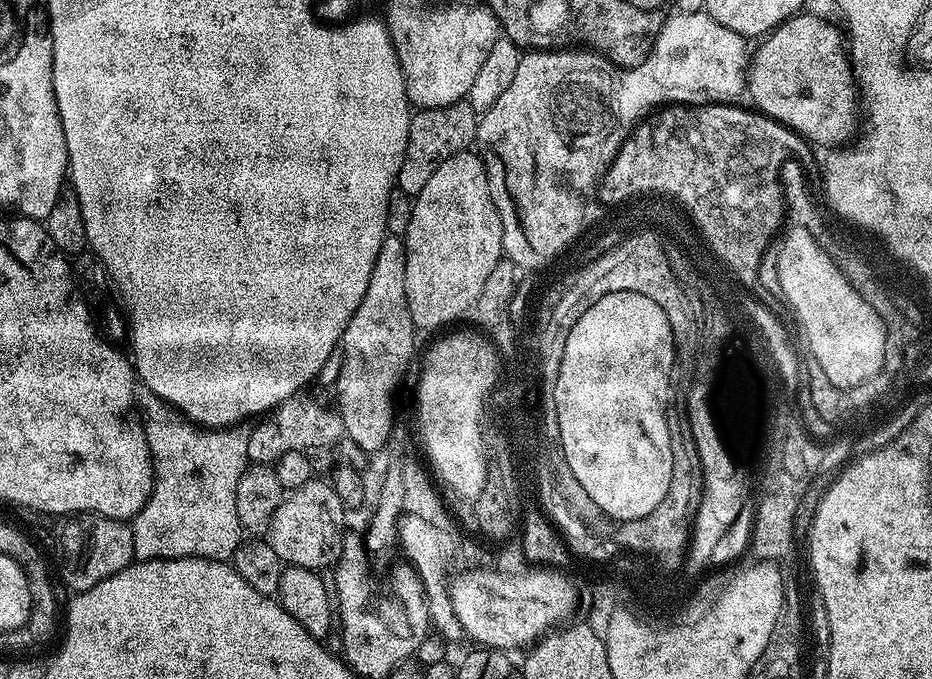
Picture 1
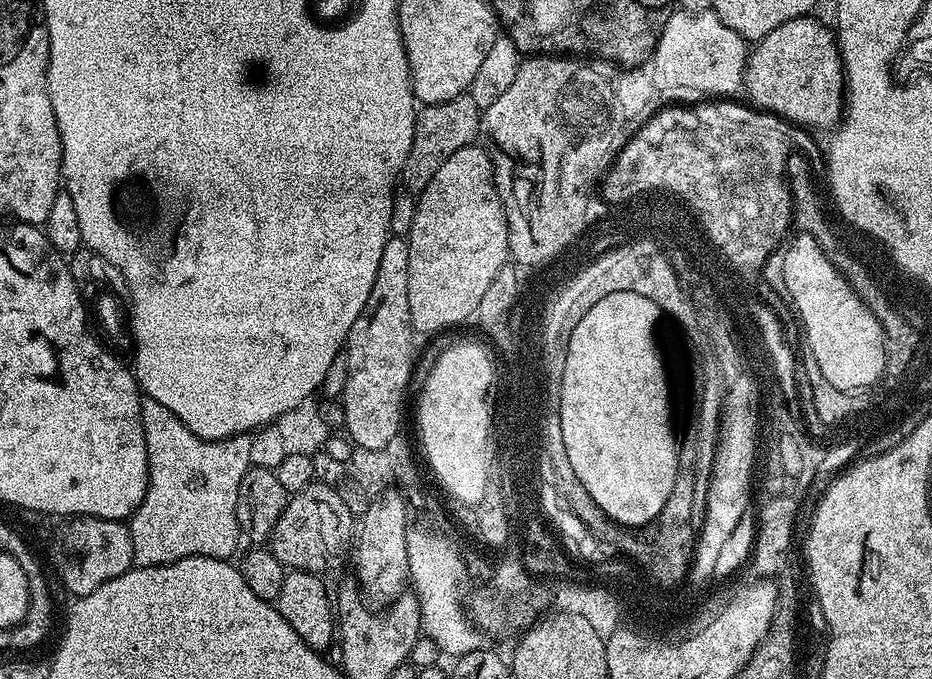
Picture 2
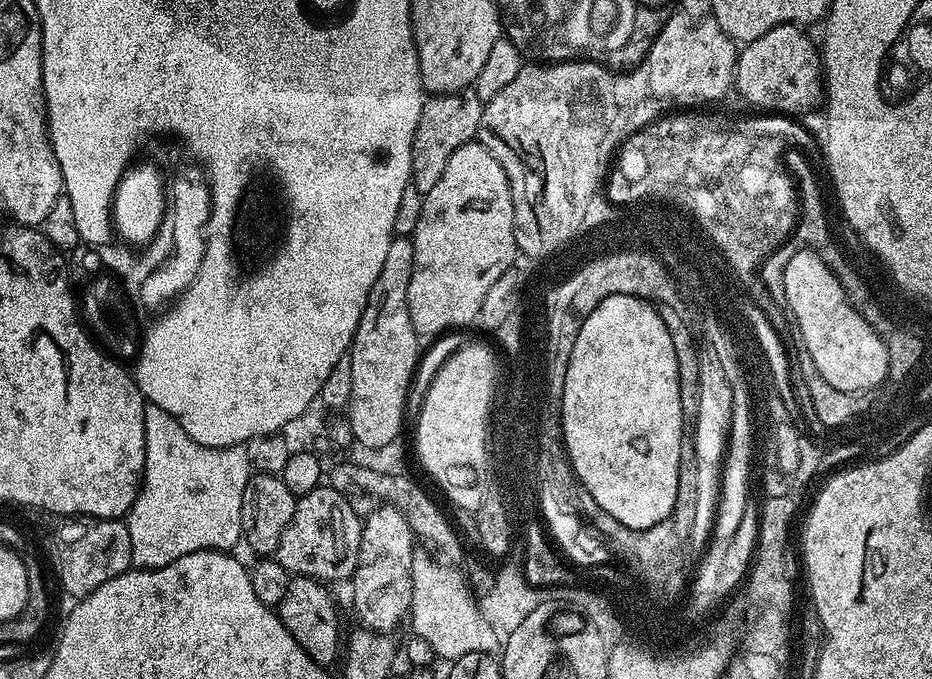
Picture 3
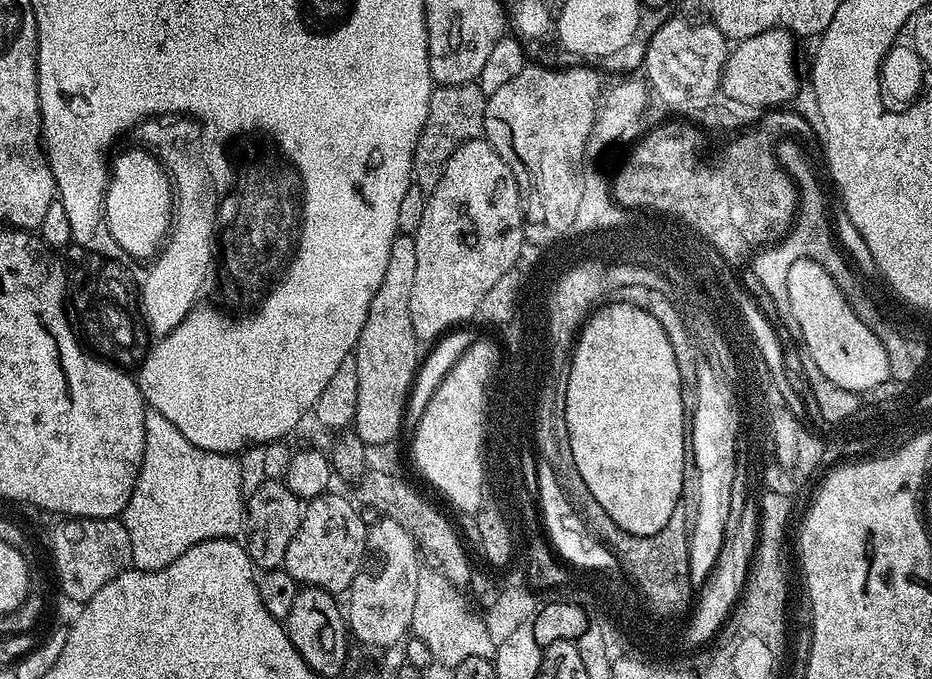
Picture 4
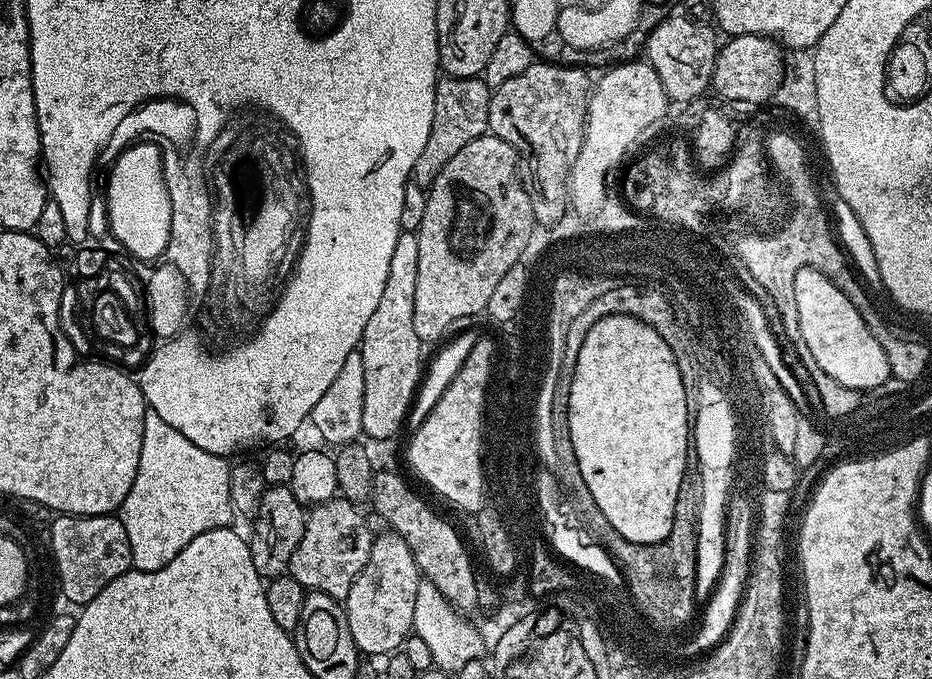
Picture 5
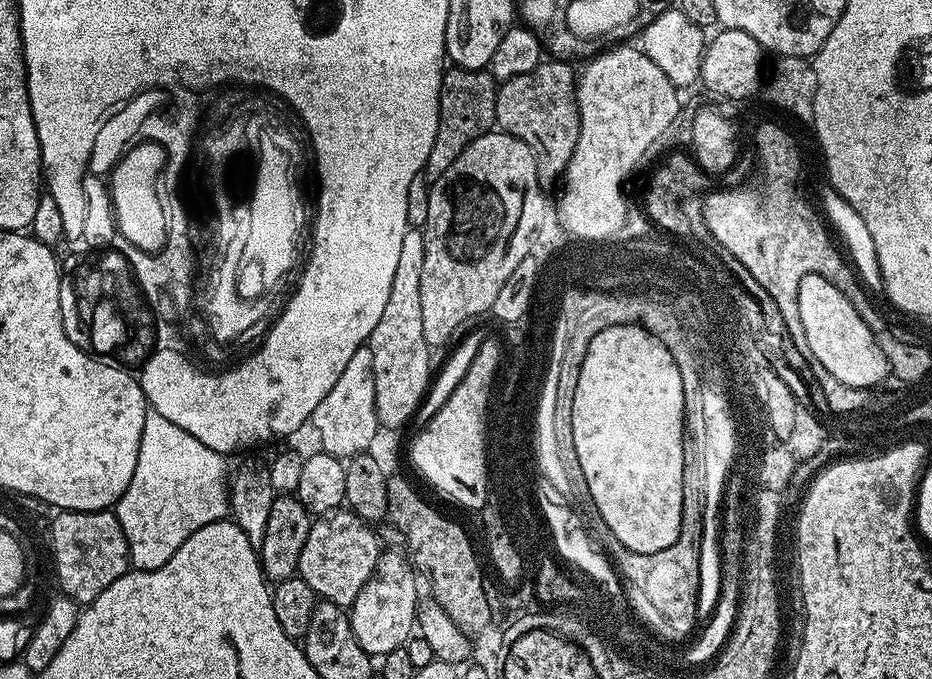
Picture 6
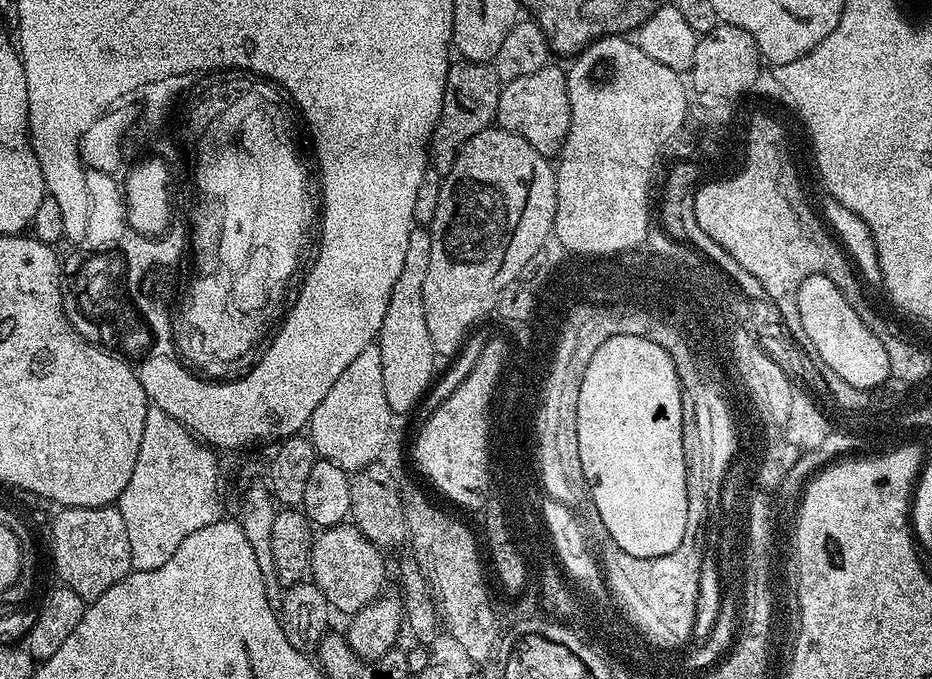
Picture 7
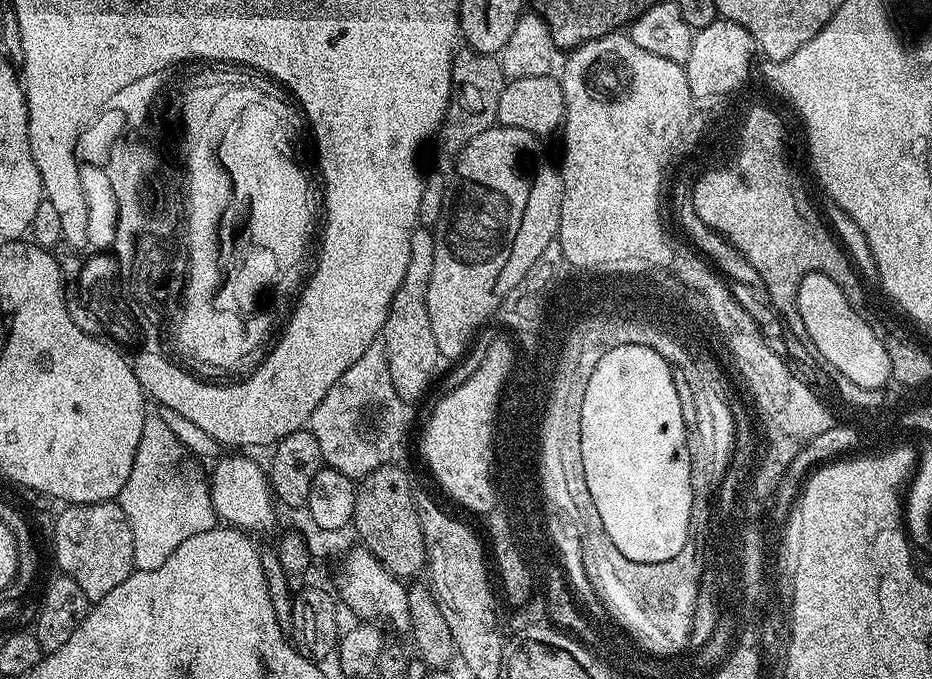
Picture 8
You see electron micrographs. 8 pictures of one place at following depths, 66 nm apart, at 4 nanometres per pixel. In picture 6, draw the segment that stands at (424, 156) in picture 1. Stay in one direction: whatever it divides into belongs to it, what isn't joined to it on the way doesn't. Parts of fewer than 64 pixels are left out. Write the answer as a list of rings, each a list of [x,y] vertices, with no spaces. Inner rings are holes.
[[[449,67],[444,73],[444,81],[440,87],[440,121],[438,134],[434,138],[434,146],[430,146],[430,158],[426,165],[429,177],[442,175],[446,166],[474,142],[484,132],[493,131],[496,124],[496,89],[498,82],[493,78],[491,71],[479,68]]]

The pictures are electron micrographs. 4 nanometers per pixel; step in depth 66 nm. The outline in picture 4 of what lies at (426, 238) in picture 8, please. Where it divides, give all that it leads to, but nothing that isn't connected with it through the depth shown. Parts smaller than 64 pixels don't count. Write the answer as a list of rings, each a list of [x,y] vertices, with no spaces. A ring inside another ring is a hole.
[[[397,234],[394,238],[390,258],[386,261],[386,274],[382,274],[382,286],[378,286],[370,302],[362,334],[356,343],[354,355],[358,366],[358,406],[354,430],[365,446],[391,445],[391,440],[401,434],[404,408],[417,374],[418,341],[410,322],[410,293],[418,267],[415,241],[416,237],[412,234]]]

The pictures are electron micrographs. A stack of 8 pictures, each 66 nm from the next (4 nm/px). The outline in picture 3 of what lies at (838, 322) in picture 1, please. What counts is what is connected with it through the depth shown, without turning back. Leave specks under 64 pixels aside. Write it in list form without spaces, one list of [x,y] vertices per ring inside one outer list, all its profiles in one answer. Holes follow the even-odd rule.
[[[802,248],[789,255],[784,267],[782,300],[798,332],[800,328],[800,336],[804,339],[803,351],[813,358],[818,374],[834,390],[864,392],[870,388],[880,388],[889,379],[890,363],[884,339],[861,316],[856,305],[848,301],[840,279],[819,252]]]

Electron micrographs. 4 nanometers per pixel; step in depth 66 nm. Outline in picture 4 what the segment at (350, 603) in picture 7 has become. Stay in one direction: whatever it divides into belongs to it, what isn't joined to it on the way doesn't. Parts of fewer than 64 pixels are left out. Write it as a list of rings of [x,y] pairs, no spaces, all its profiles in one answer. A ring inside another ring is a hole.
[[[332,495],[316,496],[303,505],[301,524],[290,539],[289,546],[286,547],[282,567],[285,572],[289,572],[294,577],[297,585],[321,588],[323,592],[333,594],[344,594],[352,587],[354,578],[364,563],[369,527],[363,524],[357,505],[348,496],[346,498]]]

